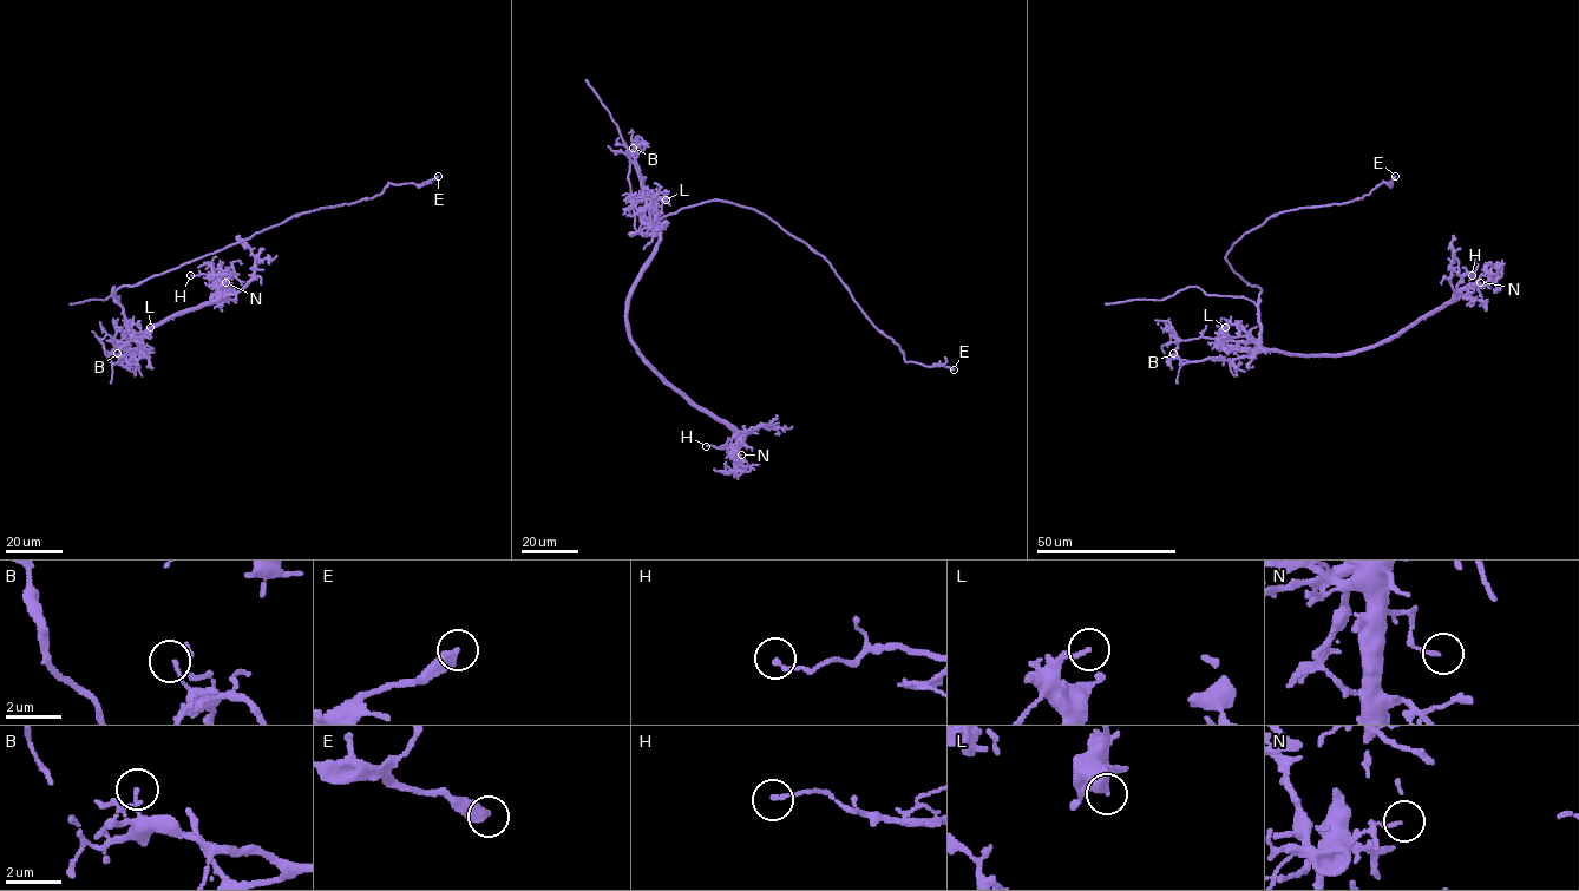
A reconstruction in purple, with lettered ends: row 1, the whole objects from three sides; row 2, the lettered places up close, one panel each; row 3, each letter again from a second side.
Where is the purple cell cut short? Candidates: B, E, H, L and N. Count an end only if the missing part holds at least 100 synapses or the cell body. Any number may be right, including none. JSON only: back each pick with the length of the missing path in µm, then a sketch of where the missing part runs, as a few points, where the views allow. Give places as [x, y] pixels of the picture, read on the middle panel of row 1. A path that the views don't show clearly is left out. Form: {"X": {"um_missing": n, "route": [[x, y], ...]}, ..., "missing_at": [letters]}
{"missing_at": []}

